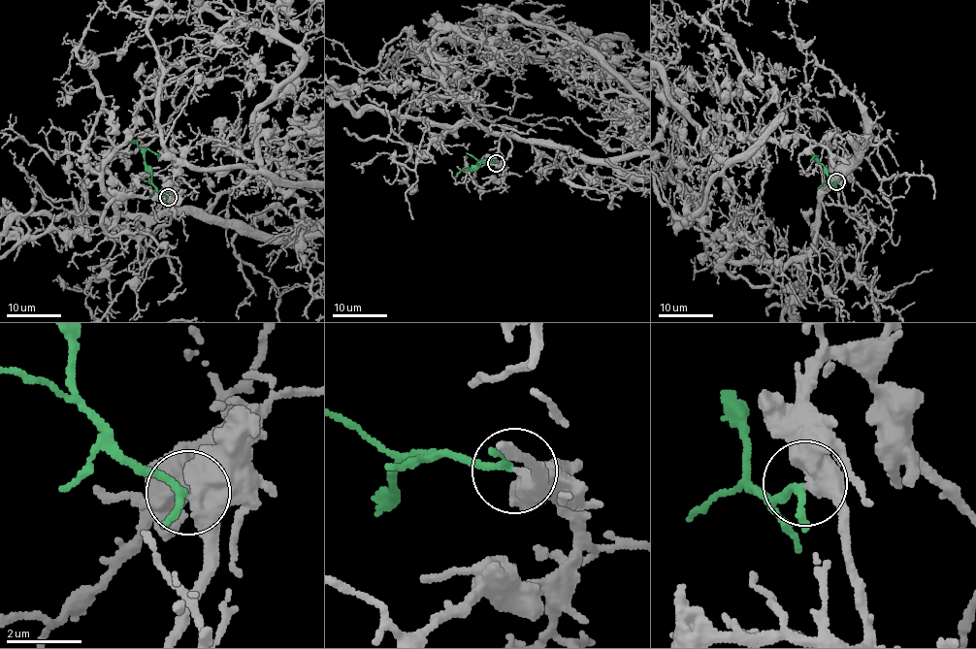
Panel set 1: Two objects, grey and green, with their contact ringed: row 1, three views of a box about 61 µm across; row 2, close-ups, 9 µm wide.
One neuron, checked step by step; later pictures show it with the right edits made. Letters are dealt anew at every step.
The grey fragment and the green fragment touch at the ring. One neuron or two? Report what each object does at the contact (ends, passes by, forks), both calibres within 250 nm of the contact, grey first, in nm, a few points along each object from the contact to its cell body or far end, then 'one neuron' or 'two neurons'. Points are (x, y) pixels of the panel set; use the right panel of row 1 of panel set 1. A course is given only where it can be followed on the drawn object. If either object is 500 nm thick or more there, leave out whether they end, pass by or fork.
grey passes by | green ends | 440/220 nm | grey via (836, 182), (844, 206), (821, 193), (856, 143), (835, 118), (777, 107), (772, 58) | green via (836, 182), (833, 184), (828, 181), (828, 168), (815, 154), (810, 162) | one neuron

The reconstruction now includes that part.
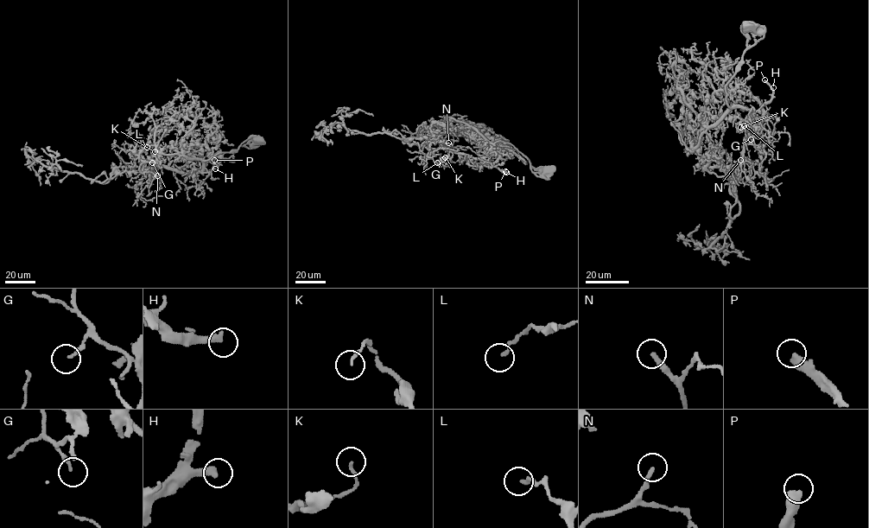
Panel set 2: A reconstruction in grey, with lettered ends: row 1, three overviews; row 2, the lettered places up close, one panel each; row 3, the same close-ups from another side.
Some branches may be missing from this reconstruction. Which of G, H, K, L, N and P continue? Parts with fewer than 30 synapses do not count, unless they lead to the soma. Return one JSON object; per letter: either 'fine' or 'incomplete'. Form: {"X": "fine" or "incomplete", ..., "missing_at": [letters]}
{"G": "fine", "H": "incomplete", "K": "fine", "L": "fine", "N": "incomplete", "P": "incomplete", "missing_at": ["H", "N", "P"]}

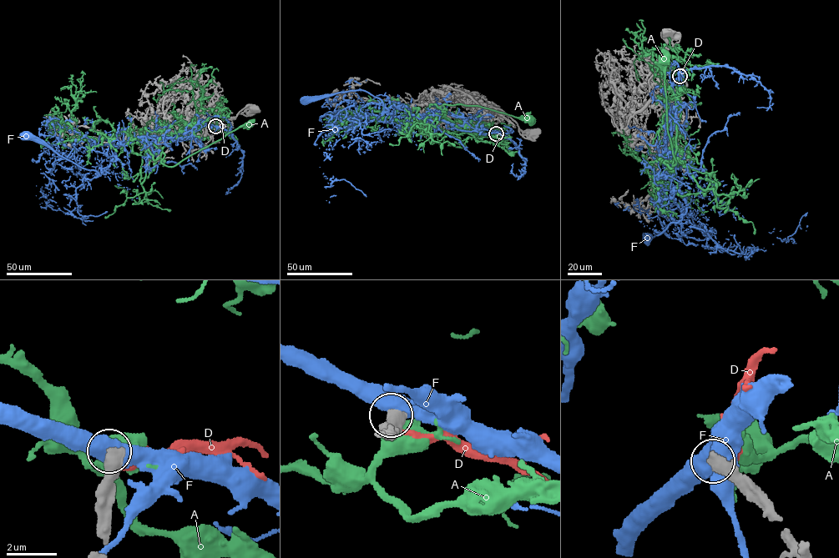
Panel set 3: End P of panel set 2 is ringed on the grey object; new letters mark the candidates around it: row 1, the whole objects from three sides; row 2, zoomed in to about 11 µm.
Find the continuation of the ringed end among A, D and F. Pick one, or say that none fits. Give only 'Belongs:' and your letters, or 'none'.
Belongs: none

